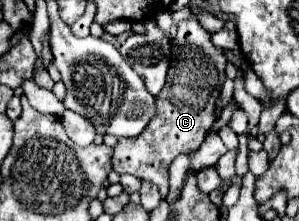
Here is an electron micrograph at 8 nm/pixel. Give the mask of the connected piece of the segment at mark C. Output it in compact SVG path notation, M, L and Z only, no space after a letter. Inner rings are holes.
M197 19L177 23L177 33L171 37L171 47L175 53L171 55L167 83L155 97L159 115L151 119L151 123L143 129L143 135L119 139L119 143L113 147L113 169L119 175L131 173L143 181L155 183L163 197L169 191L167 169L173 159L181 153L193 153L199 149L199 143L203 143L207 129L215 123L213 105L225 81L227 65L223 49L213 45L211 33L205 31Z

